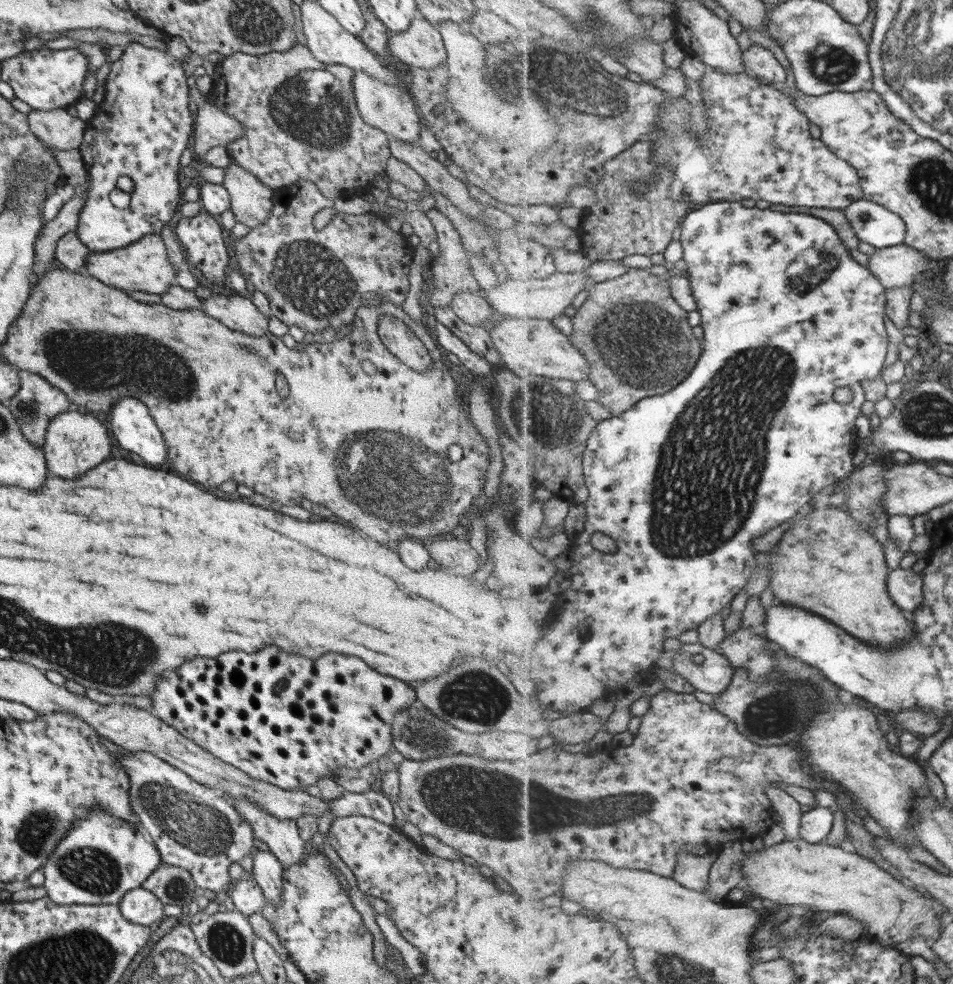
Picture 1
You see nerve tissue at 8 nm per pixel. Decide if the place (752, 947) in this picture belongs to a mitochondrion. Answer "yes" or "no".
no

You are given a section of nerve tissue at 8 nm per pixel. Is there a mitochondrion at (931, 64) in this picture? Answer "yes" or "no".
yes

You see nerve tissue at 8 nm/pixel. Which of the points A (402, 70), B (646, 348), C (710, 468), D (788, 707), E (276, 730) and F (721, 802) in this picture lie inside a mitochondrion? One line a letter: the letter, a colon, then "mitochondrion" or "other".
A: other
B: mitochondrion
C: mitochondrion
D: mitochondrion
E: other
F: other

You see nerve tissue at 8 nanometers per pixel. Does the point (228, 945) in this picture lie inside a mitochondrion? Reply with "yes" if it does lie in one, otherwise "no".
yes

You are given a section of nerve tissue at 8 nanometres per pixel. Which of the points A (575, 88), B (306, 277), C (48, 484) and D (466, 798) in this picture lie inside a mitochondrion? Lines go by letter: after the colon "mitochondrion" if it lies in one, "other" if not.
A: mitochondrion
B: mitochondrion
C: other
D: mitochondrion

